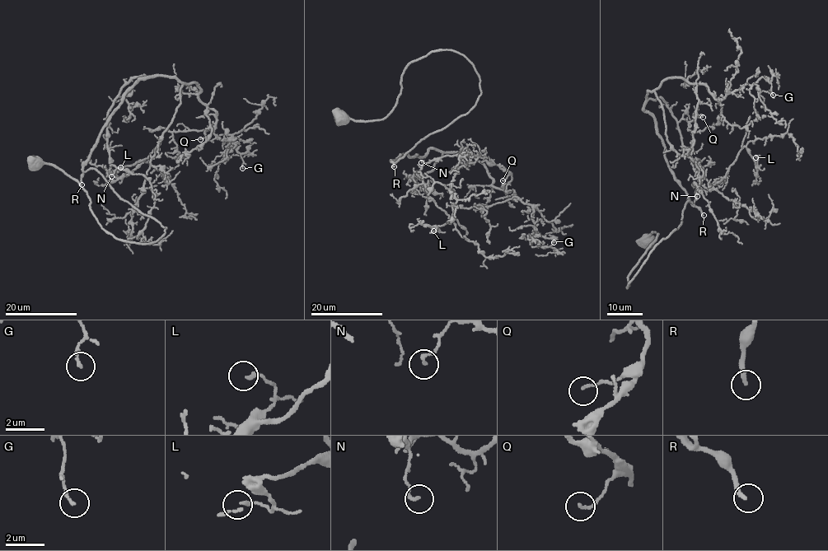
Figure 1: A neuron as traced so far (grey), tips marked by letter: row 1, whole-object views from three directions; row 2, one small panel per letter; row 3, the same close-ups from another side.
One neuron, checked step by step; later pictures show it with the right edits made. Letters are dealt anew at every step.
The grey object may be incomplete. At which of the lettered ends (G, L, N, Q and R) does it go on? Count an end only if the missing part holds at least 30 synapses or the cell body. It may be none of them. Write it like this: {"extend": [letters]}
{"extend": ["R"]}

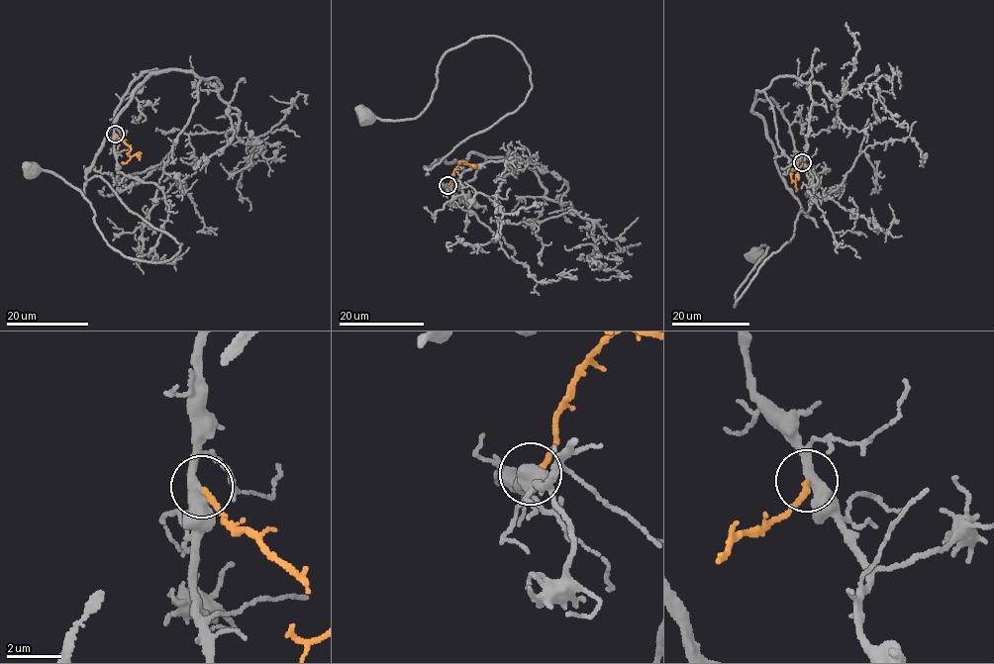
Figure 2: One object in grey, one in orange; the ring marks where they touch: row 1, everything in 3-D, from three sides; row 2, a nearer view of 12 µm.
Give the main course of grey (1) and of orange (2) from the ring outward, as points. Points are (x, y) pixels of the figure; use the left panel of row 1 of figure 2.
1: (115, 134), (134, 81), (166, 69), (87, 173), (173, 257), (126, 257), (90, 202), (30, 168)
2: (115, 134), (130, 147), (131, 158), (123, 161)

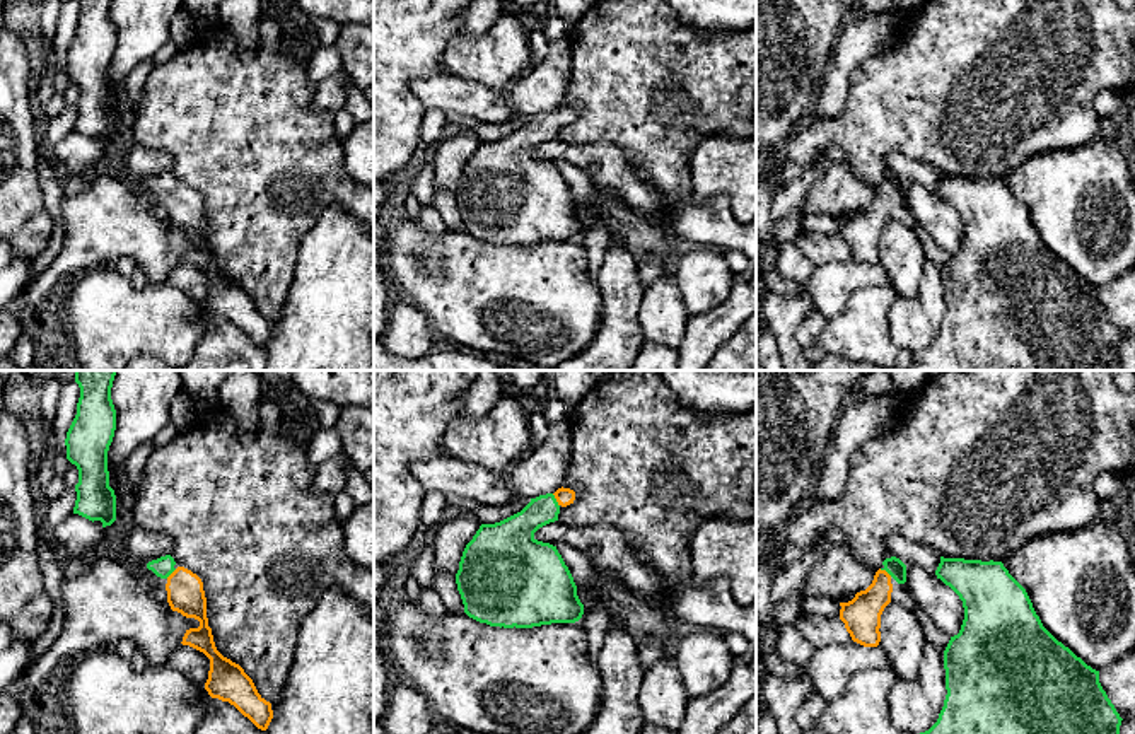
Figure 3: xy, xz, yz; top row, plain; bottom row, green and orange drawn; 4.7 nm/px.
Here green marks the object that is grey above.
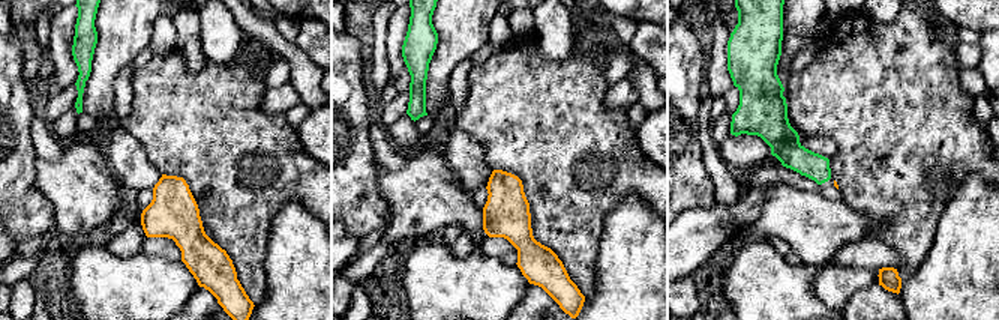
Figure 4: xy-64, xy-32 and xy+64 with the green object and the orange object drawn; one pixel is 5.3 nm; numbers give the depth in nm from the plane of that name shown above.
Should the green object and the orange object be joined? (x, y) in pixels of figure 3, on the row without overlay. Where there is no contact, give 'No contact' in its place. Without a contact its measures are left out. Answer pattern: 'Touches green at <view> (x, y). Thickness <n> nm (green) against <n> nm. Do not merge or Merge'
Touches green at xz (555, 118). Thickness 180 nm (green) against 80 nm. Merge

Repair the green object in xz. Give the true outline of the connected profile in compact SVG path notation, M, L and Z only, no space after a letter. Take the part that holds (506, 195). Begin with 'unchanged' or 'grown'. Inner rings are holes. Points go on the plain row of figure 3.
grown; M558 106L539 113L517 131L495 140L481 142L466 162L456 191L464 230L490 244L533 246L551 241L575 241L584 232L577 203L556 164L538 159L534 150L558 138L562 125L573 121L575 109Z

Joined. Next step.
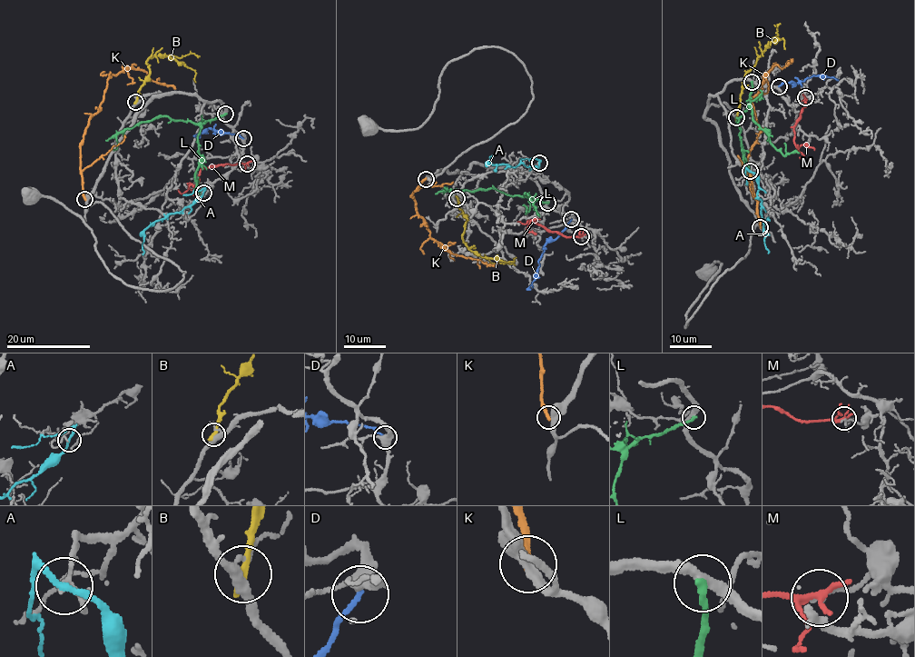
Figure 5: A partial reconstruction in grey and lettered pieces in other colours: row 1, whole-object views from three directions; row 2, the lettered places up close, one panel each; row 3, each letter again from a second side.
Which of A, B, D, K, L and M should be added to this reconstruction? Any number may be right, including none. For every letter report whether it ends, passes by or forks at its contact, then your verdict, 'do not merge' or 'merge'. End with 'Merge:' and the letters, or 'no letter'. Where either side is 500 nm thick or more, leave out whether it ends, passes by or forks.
A: it passes by; do not merge
B: it ends; do not merge
D: it ends; merge
K: it ends; do not merge
L: it ends; do not merge
M: it forks; do not merge
Merge: D

